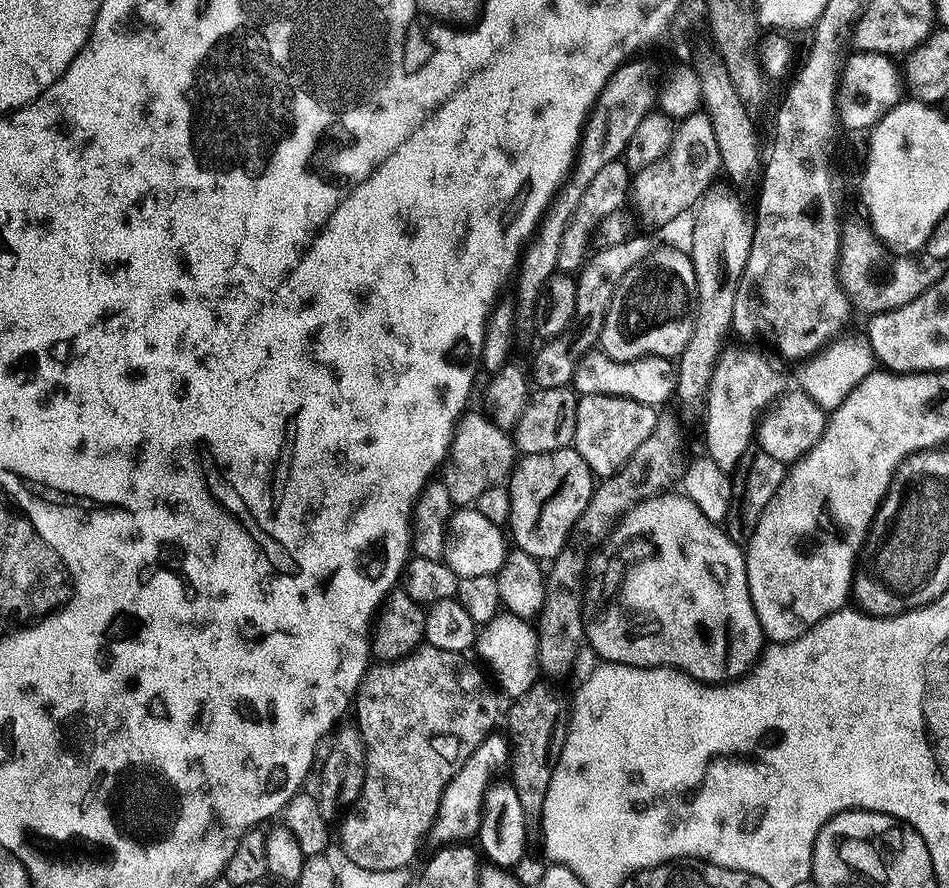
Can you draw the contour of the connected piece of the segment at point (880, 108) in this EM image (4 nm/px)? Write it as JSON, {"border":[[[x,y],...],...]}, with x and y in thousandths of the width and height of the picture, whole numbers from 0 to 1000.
{"border":[[[899,57],[889,69],[889,79],[885,83],[883,105],[883,130],[890,145],[906,149],[918,145],[939,122],[949,116],[950,81],[945,69],[939,63],[924,59]]]}

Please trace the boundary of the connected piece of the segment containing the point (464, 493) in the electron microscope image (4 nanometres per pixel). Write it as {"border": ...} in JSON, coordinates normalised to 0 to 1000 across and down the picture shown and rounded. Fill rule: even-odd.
{"border":[[[490,463],[481,486],[476,491],[476,503],[466,532],[466,544],[474,552],[477,569],[497,570],[512,552],[528,548],[540,535],[546,517],[541,492],[522,477],[513,467]]]}

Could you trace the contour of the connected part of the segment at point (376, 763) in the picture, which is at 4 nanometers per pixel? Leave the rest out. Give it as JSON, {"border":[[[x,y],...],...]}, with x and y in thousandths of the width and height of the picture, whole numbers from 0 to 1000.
{"border":[[[448,724],[418,748],[397,747],[385,757],[373,789],[373,815],[384,833],[386,872],[379,896],[361,920],[362,930],[358,935],[358,950],[367,971],[388,980],[430,977],[443,949],[447,950],[452,940],[473,881],[485,870],[495,849],[509,839],[506,837],[513,831],[523,810],[526,806],[528,810],[529,793],[527,797],[524,776],[493,741],[490,735],[462,732]]]}

